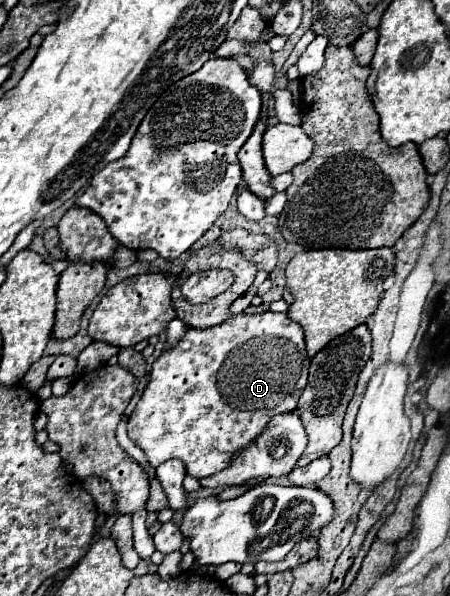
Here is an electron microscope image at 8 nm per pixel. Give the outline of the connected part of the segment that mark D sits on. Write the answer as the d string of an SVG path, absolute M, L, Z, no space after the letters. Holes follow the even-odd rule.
M239 313L217 327L203 331L189 329L175 349L153 363L151 381L127 421L129 439L143 449L153 467L165 463L167 459L181 459L187 475L195 479L209 477L223 471L227 463L231 463L231 457L235 457L235 451L245 449L251 441L255 441L255 437L259 437L259 433L263 433L269 425L271 417L295 411L297 399L307 385L307 371L309 357L305 353L303 329L285 313ZM227 355L231 361L229 367L223 369Z

